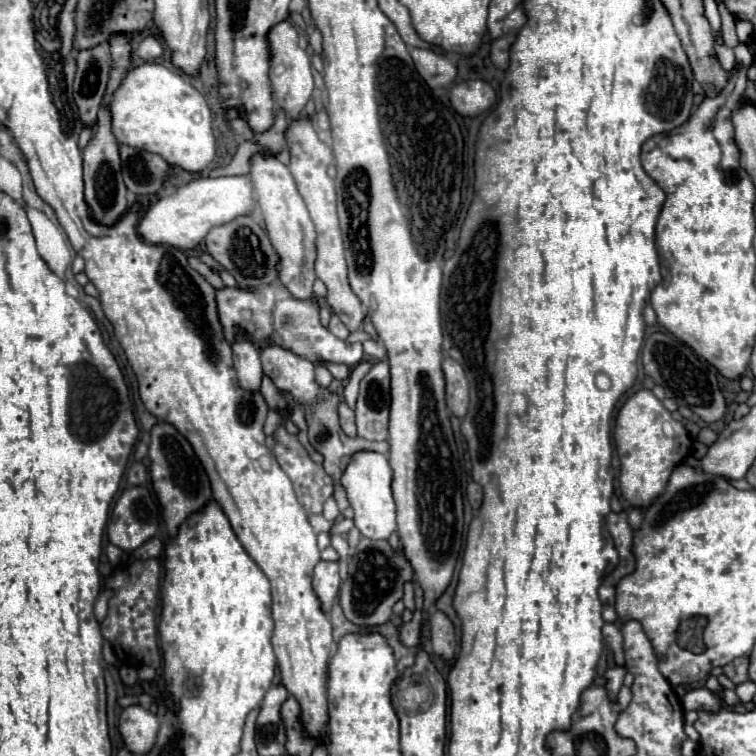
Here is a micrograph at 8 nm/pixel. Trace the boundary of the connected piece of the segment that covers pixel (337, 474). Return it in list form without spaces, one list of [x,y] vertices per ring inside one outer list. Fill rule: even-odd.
[[[269,346],[261,350],[261,362],[263,362],[263,372],[273,380],[277,390],[283,394],[289,394],[293,402],[305,412],[307,420],[307,436],[309,444],[323,456],[323,470],[337,482],[341,478],[341,458],[351,456],[357,450],[375,450],[375,452],[389,452],[389,444],[383,442],[369,442],[363,438],[349,438],[341,426],[339,426],[339,416],[337,416],[337,406],[339,406],[339,396],[329,392],[327,388],[321,388],[315,382],[315,366],[309,360],[303,360],[301,356],[295,356],[293,352],[287,352],[285,348],[279,346]]]

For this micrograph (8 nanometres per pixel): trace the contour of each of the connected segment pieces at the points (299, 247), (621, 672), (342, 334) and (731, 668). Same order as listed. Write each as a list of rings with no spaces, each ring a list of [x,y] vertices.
[[[253,154],[251,156],[251,182],[255,200],[259,204],[259,210],[263,212],[267,232],[271,238],[271,244],[275,244],[275,250],[281,256],[279,262],[279,282],[289,288],[293,296],[299,296],[301,300],[313,298],[313,282],[315,282],[315,226],[311,224],[309,212],[303,204],[303,198],[299,196],[293,176],[285,164],[281,164],[271,154]]]
[[[615,666],[611,670],[607,670],[605,678],[607,678],[607,690],[609,690],[609,696],[611,698],[617,698],[617,692],[619,688],[623,686],[623,678],[625,678],[625,668],[623,666]]]
[[[331,316],[331,322],[329,322],[329,330],[337,336],[337,338],[341,338],[341,340],[345,340],[347,336],[349,336],[349,330],[347,330],[347,326],[339,320],[339,316]]]
[[[743,656],[739,660],[733,660],[733,664],[725,666],[723,670],[725,670],[725,676],[729,674],[729,680],[733,684],[741,684],[741,682],[747,680],[747,658]]]

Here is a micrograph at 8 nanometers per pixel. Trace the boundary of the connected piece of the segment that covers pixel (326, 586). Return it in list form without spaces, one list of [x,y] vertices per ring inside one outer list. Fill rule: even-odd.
[[[319,560],[319,564],[315,566],[315,572],[313,572],[313,588],[319,596],[325,612],[331,610],[331,604],[335,602],[335,598],[339,594],[339,584],[341,584],[339,562]]]

